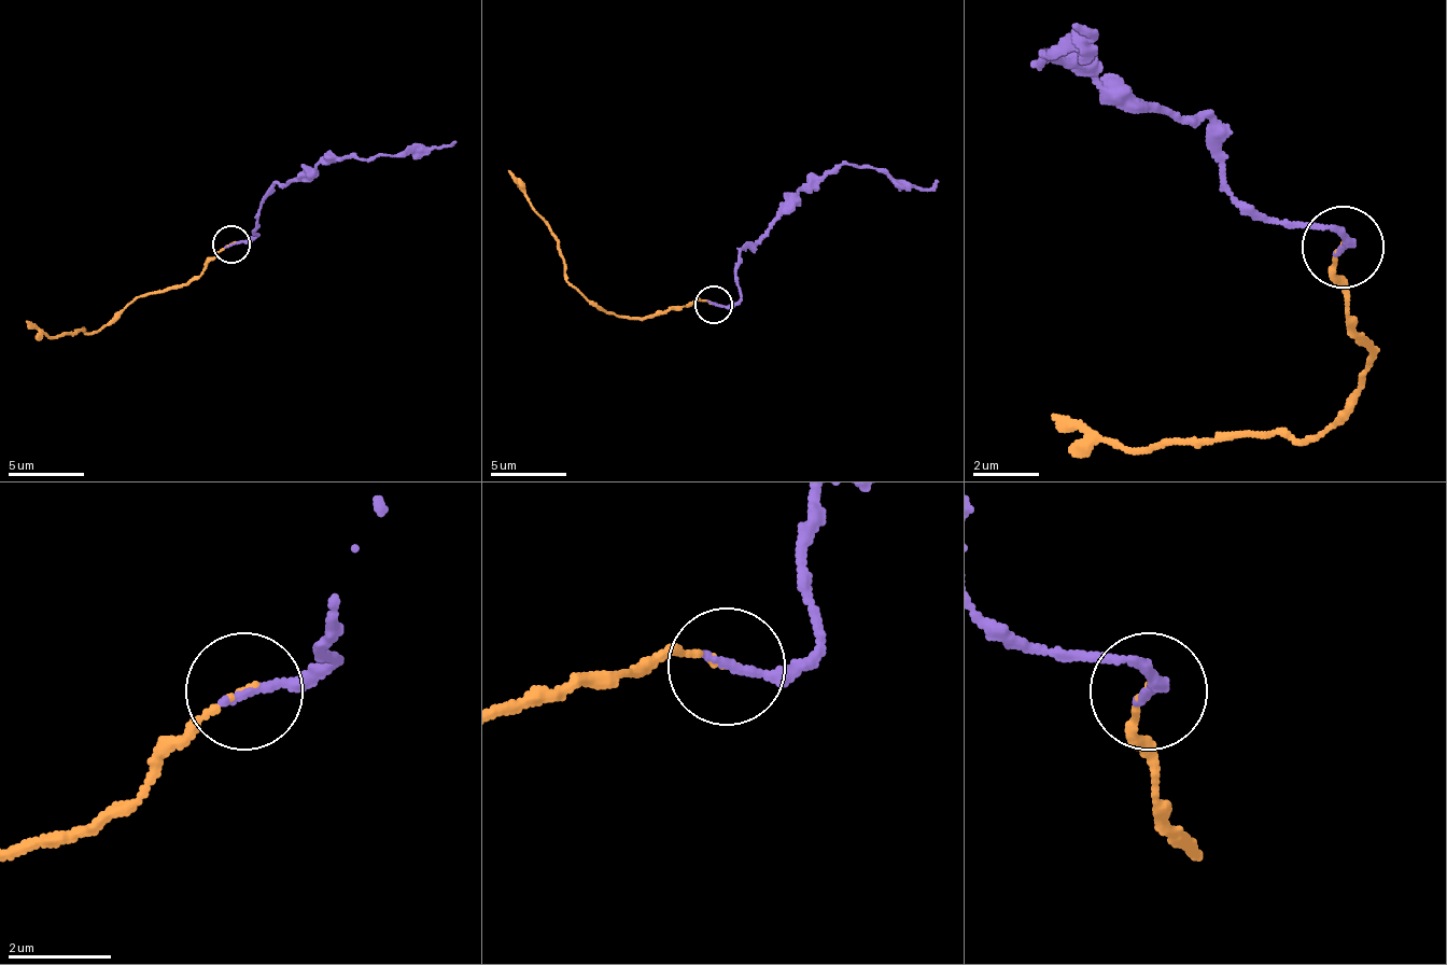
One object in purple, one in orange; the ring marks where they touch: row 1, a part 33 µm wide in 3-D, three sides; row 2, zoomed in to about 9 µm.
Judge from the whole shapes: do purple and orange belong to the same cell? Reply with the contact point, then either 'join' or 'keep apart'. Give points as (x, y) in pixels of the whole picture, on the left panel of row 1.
(232, 243) | keep apart

